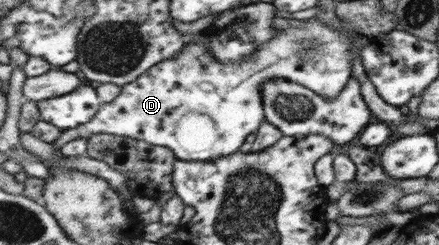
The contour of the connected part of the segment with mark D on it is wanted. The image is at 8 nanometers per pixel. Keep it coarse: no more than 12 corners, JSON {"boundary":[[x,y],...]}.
{"boundary":[[316,17],[277,30],[254,60],[220,64],[195,38],[124,84],[94,134],[235,154],[283,77],[336,98],[363,34]]}

